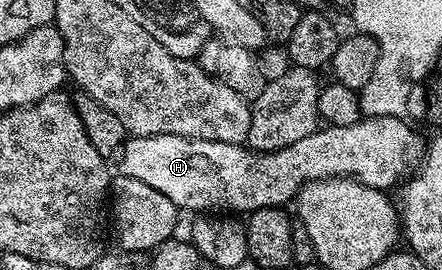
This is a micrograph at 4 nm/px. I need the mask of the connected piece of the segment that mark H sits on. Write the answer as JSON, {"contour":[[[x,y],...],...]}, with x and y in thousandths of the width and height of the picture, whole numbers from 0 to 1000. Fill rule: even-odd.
{"contour":[[[824,430],[801,459],[735,463],[731,474],[701,489],[683,519],[656,533],[654,544],[606,567],[579,567],[552,533],[511,533],[484,519],[414,511],[382,496],[299,504],[278,530],[281,604],[274,607],[269,641],[283,659],[321,667],[321,681],[339,681],[339,696],[357,696],[357,711],[367,711],[367,726],[385,726],[385,741],[394,741],[394,756],[410,781],[525,785],[516,778],[536,778],[545,800],[613,763],[649,767],[695,674],[715,674],[724,659],[803,659],[824,689],[876,707],[878,689],[891,685],[905,656],[912,663],[925,637],[939,633],[964,567],[962,515],[950,515],[948,489],[937,470],[921,467],[914,448],[912,433]]]}

